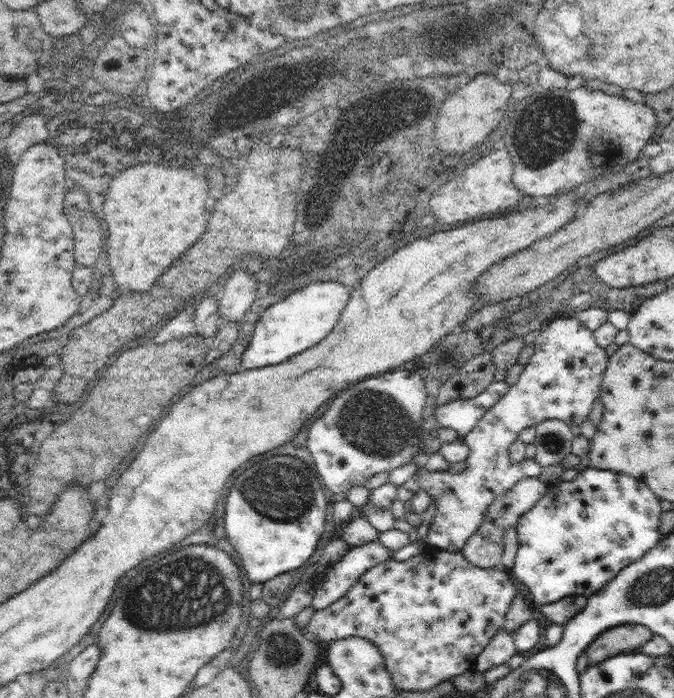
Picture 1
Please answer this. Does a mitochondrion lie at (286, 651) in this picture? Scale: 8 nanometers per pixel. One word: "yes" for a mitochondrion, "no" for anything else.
yes

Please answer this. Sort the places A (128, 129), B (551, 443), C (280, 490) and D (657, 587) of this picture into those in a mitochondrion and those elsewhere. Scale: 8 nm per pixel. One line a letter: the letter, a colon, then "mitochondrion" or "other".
A: mitochondrion
B: mitochondrion
C: mitochondrion
D: mitochondrion

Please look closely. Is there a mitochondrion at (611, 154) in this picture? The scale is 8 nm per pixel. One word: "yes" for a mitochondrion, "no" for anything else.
no

